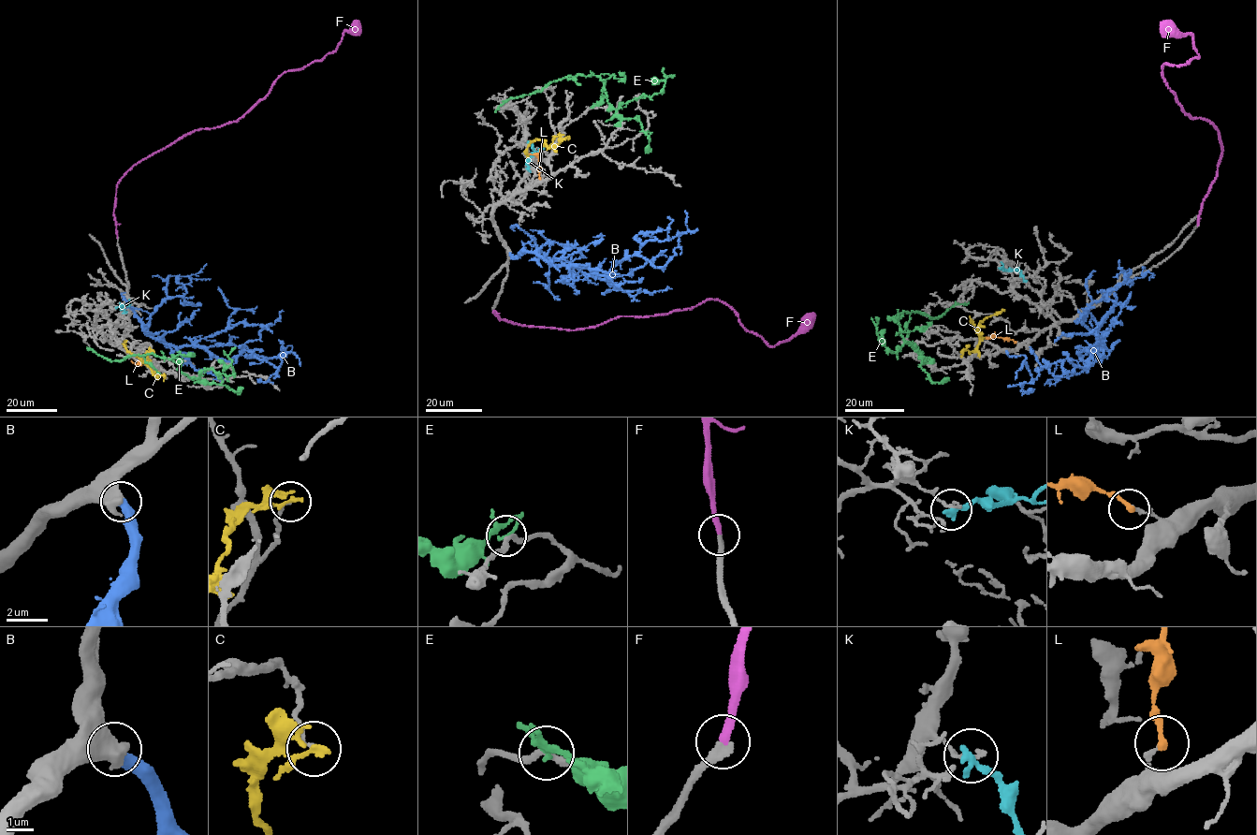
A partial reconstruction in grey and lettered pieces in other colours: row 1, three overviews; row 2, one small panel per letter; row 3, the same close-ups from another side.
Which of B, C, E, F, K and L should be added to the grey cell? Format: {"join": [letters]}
{"join": ["B", "F"]}

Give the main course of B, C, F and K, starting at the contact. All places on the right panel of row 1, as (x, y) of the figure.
B: (1114, 293), (1087, 371), (1066, 358), (1032, 379), (1026, 357), (1006, 351)
C: (969, 321), (981, 337), (977, 328), (982, 321), (1004, 310)
F: (1197, 225), (1222, 150), (1213, 124), (1185, 114), (1162, 77), (1164, 63), (1199, 56), (1192, 36), (1160, 24)
K: (999, 268), (1015, 270), (1027, 280)

